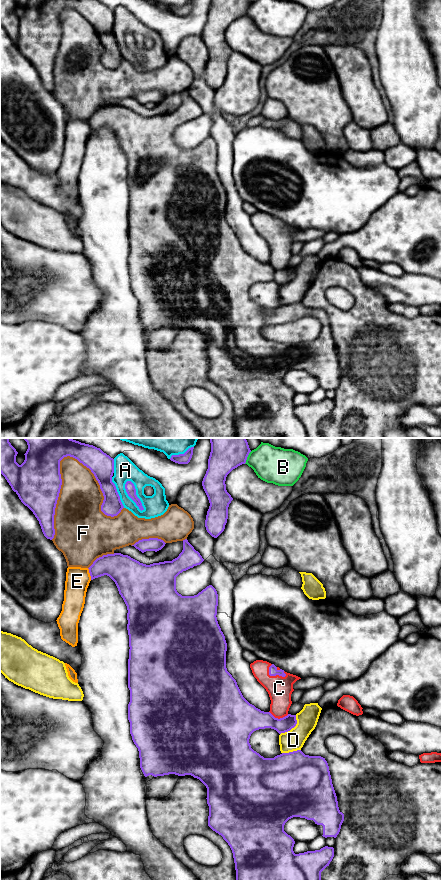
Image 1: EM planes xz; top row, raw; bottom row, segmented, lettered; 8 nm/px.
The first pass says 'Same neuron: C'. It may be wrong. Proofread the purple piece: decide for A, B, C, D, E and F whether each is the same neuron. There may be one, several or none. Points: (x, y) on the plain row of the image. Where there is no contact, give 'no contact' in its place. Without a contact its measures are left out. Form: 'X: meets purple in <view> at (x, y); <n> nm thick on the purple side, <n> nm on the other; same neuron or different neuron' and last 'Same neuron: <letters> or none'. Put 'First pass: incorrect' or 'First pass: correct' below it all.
A: meets purple in xz at (135, 46); 80 nm thick on the purple side, 180 nm on the other; different neuron
B: meets purple in xz at (247, 8); 220 nm thick on the purple side, 280 nm on the other; different neuron
C: meets purple in xz at (274, 227); 70 nm thick on the purple side, 200 nm on the other; same neuron
D: meets purple in xz at (292, 279); 140 nm thick on the purple side, 170 nm on the other; different neuron
E: meets purple in xz at (90, 126); 220 nm thick on the purple side, 190 nm on the other; different neuron
F: meets purple in xz at (58, 48); 380 nm thick on the purple side, 400 nm on the other; different neuron
Same neuron: C
First pass: correct

